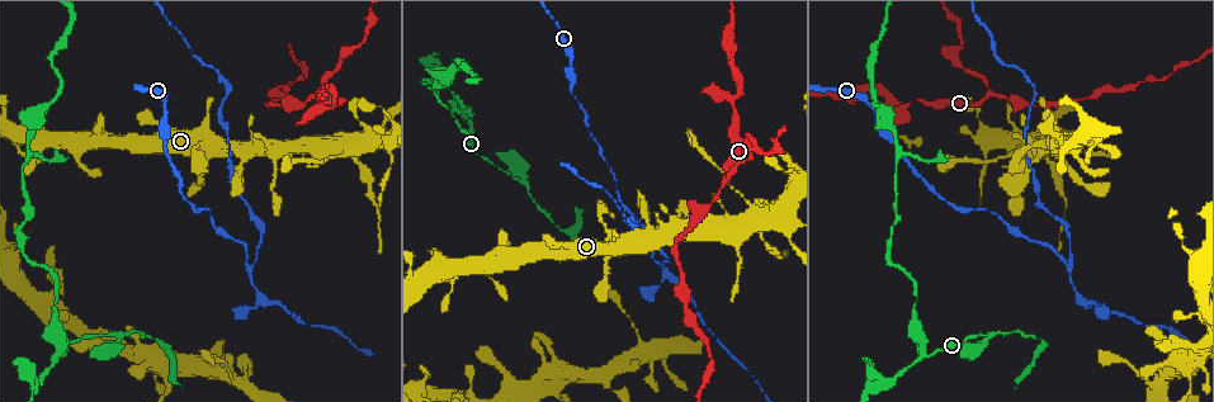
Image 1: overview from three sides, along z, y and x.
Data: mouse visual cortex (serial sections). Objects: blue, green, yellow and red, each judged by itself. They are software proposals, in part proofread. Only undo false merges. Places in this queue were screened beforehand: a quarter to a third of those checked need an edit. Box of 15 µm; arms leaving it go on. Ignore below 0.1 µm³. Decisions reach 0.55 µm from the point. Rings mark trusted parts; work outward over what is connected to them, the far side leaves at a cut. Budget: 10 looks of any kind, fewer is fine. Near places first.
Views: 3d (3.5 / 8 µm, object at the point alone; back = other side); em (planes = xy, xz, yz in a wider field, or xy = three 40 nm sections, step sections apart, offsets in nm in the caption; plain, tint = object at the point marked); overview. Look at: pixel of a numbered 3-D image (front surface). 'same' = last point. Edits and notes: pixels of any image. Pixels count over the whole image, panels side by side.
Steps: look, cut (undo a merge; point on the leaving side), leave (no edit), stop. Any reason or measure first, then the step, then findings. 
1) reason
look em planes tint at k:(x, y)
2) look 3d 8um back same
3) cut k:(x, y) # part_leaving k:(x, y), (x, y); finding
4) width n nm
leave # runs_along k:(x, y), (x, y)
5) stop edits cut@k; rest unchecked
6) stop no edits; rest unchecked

a fork
look 3d 3.5um back at 1:(906, 108)

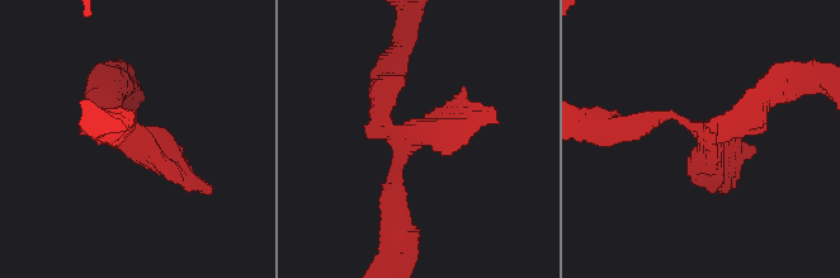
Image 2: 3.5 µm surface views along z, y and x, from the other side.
look em xy step 2 tint at 2:(405, 145)

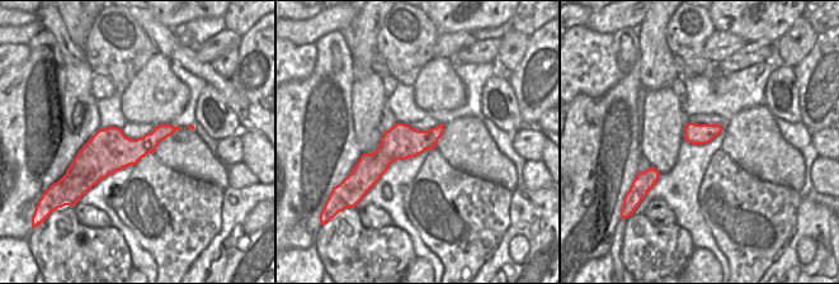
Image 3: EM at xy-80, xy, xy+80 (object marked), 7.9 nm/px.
leave # runs_along 3:(441, 128), (399, 142), (364, 181); one cell here

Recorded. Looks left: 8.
thin arm on a thick one
look 3d 3.5um at 1:(349, 148)

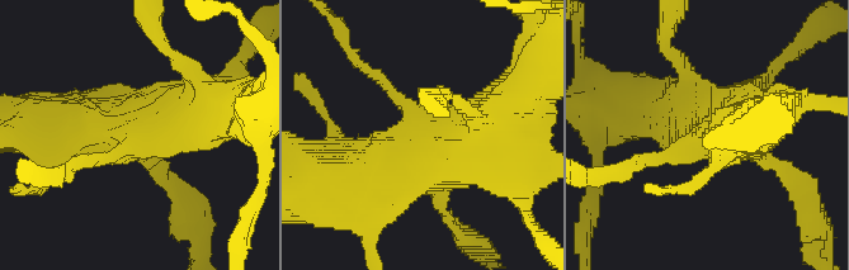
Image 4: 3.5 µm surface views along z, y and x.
arms 4; arm_widths 150, 200, 600, 700 nm
look em xy step 1 tint at 4:(136, 135)

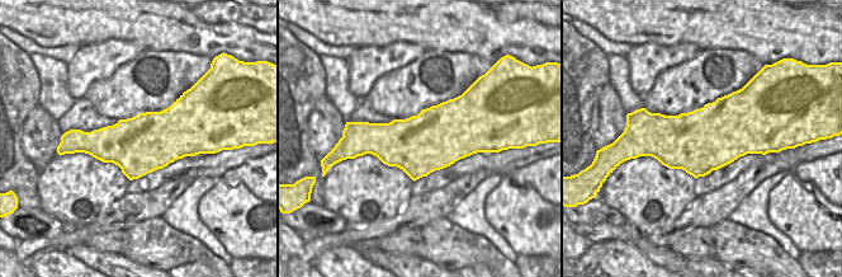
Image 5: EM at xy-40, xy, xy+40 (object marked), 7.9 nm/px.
width 480 nm
leave # runs_along 4:(326, 184), (443, 164), (482, 141); all the same cell

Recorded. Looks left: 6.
arms part here
look 3d 3.5um at 1:(726, 180)

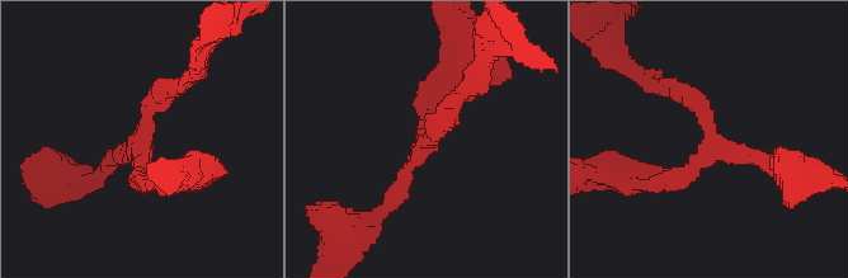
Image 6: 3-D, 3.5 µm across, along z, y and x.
need the tissue
look em xy step 1 tint at 6:(709, 151)

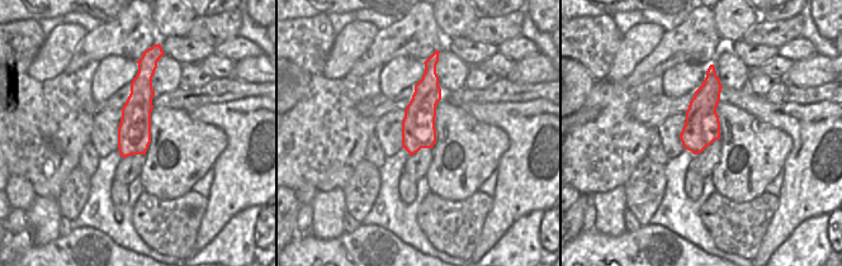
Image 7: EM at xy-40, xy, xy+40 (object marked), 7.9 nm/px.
arm_widths 200, 200, 200 nm
leave # runs_along 6:(446, 79), (387, 208); all the same cell

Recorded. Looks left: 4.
three-way junction
look 3d 3.5um back at 1:(1067, 267)

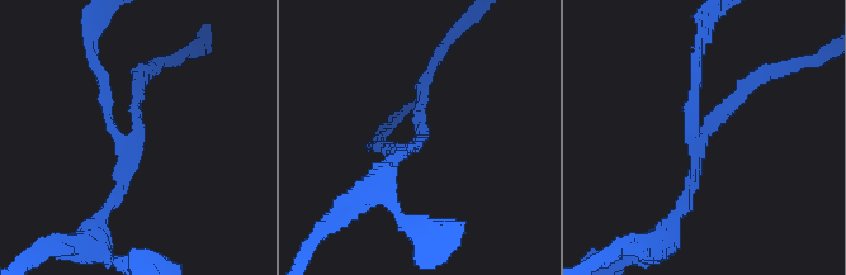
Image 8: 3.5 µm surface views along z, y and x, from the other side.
arms 3; arm_widths 150, 150, 200 nm; need the tissue
look em planes tint at 8:(137, 137)

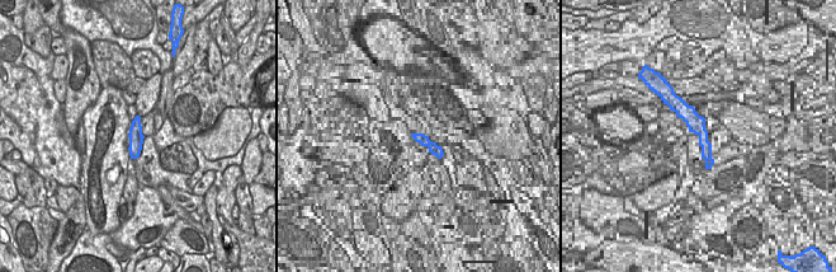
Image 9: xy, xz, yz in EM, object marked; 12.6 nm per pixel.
cut 8:(107, 94) # part_leaving 8:(123, 138), (108, 119), (93, 33); a second cell is stuck on

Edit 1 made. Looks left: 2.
stop edits cut@8; rest unchecked

